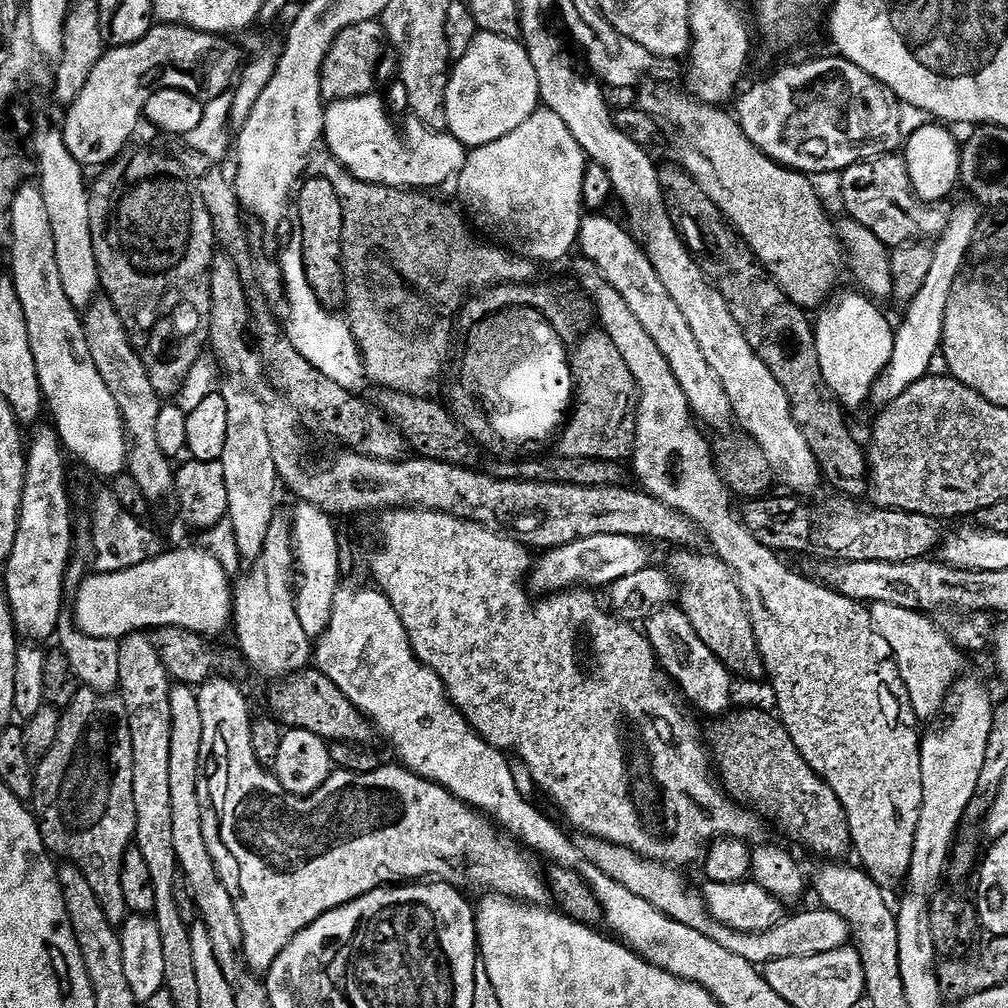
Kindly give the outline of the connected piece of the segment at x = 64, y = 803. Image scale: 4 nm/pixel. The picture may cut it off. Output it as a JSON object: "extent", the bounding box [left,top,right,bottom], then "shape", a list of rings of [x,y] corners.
{"extent":[34,687,136,925],"shape":[[[81,687],[74,702],[63,709],[58,742],[34,771],[34,804],[45,844],[53,853],[65,852],[85,871],[108,921],[123,925],[130,913],[122,894],[122,862],[136,835],[134,750],[123,695]]]}

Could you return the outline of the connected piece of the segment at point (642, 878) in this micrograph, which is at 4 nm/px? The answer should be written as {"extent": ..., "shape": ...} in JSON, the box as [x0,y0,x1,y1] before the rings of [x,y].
{"extent":[578,834,850,966],"shape":[[[591,834],[581,835],[578,840],[578,845],[587,856],[588,860],[596,863],[610,878],[621,883],[622,886],[628,887],[639,898],[644,898],[646,902],[656,907],[664,915],[670,919],[684,923],[686,926],[693,927],[694,930],[700,931],[706,937],[718,942],[720,946],[724,946],[726,950],[733,951],[734,954],[742,958],[746,958],[748,962],[757,966],[767,966],[771,960],[778,958],[786,958],[790,956],[813,956],[814,954],[822,954],[830,950],[843,948],[849,943],[848,928],[850,932],[850,924],[845,917],[841,916],[838,912],[832,912],[829,908],[823,906],[815,906],[809,912],[796,912],[793,914],[785,915],[783,920],[774,925],[770,930],[765,932],[739,932],[734,928],[729,928],[723,921],[716,919],[711,912],[708,911],[708,904],[704,901],[701,889],[688,888],[688,880],[683,876],[679,867],[671,864],[663,864],[661,860],[649,860],[640,855],[632,848],[625,848],[622,844],[614,844],[611,840],[602,840]]]}

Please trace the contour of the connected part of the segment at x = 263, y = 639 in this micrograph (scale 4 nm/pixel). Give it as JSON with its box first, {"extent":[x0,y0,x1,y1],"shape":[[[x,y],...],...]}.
{"extent":[234,514,314,678],"shape":[[[277,514],[272,517],[272,525],[266,534],[266,542],[262,554],[251,565],[252,573],[241,584],[234,588],[234,628],[240,639],[240,648],[244,656],[266,676],[283,678],[291,673],[309,667],[314,656],[313,641],[302,630],[302,622],[298,622],[296,609],[296,589],[294,587],[294,557],[292,540],[292,520],[286,515]]]}

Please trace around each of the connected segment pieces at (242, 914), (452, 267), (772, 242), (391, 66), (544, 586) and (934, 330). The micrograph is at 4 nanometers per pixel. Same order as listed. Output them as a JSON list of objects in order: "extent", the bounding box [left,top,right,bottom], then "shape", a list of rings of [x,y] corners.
[{"extent":[201,676,536,974],"shape":[[[218,676],[211,677],[201,685],[208,690],[208,700],[204,704],[212,704],[212,692],[228,692],[224,700],[236,700],[236,704],[228,704],[228,708],[236,708],[236,720],[224,720],[220,716],[219,739],[224,739],[223,751],[228,754],[232,763],[232,788],[228,788],[228,812],[224,812],[224,838],[225,843],[234,850],[238,860],[244,864],[242,866],[242,888],[236,890],[233,896],[246,896],[248,902],[240,902],[236,907],[238,916],[242,922],[242,932],[244,938],[244,959],[251,971],[257,974],[266,974],[274,966],[278,954],[286,950],[286,946],[306,926],[310,926],[322,914],[334,910],[343,904],[349,904],[352,900],[357,900],[359,896],[365,896],[367,892],[372,892],[375,888],[395,885],[397,882],[416,882],[421,878],[443,878],[448,882],[460,882],[456,880],[469,880],[470,883],[485,884],[485,889],[495,890],[517,898],[528,898],[532,892],[532,880],[536,872],[532,869],[533,853],[524,844],[517,842],[511,835],[505,834],[491,819],[485,818],[477,809],[469,807],[458,797],[452,795],[447,789],[431,780],[421,779],[404,766],[398,768],[387,768],[381,766],[373,772],[361,770],[336,770],[332,775],[318,786],[318,790],[309,793],[308,796],[296,796],[276,777],[275,771],[269,770],[258,760],[255,754],[254,744],[251,741],[251,728],[254,720],[253,714],[248,713],[248,700],[246,694],[234,682]]]},{"extent":[315,158,537,393],"shape":[[[335,158],[327,159],[318,161],[315,171],[335,186],[342,202],[342,263],[348,304],[346,319],[363,356],[363,371],[385,389],[423,393],[424,378],[428,383],[434,383],[448,364],[448,355],[452,352],[452,327],[456,320],[458,324],[458,317],[470,296],[468,291],[496,286],[501,282],[531,281],[537,265],[531,259],[523,260],[504,248],[479,244],[472,237],[464,221],[465,213],[459,207],[451,208],[424,190],[360,181]]]},{"extent":[638,78,846,310],"shape":[[[648,78],[639,85],[638,106],[656,117],[665,120],[674,128],[680,128],[679,163],[702,186],[702,190],[722,210],[732,227],[744,237],[754,254],[768,268],[772,279],[784,289],[785,294],[802,309],[816,310],[829,299],[840,280],[840,271],[846,268],[846,248],[842,243],[835,223],[828,221],[824,204],[811,184],[809,177],[792,168],[776,164],[765,152],[760,152],[750,138],[740,129],[740,121],[723,107],[708,104],[699,97],[683,92],[664,80]]]},{"extent":[322,19,398,101],"shape":[[[379,19],[358,22],[346,26],[334,38],[330,46],[330,54],[326,54],[326,62],[322,68],[322,90],[329,101],[343,100],[351,96],[360,96],[366,93],[375,93],[379,84],[395,77],[398,72],[398,60],[394,55],[393,45],[388,38]]]},{"extent":[530,534,650,594],"shape":[[[600,534],[563,544],[562,547],[547,549],[541,555],[543,557],[537,559],[530,574],[531,587],[540,591],[540,594],[554,594],[581,584],[592,588],[610,586],[618,578],[649,567],[650,552],[646,545],[648,544],[637,536]]]},{"extent":[871,203,982,406],"shape":[[[957,203],[952,209],[949,225],[934,244],[934,266],[930,266],[930,274],[920,292],[915,293],[912,305],[904,316],[904,325],[895,329],[896,341],[894,354],[886,366],[886,370],[876,380],[872,387],[871,399],[877,400],[880,406],[887,406],[901,396],[914,382],[933,371],[932,363],[941,351],[944,343],[944,319],[946,306],[950,302],[950,294],[954,290],[956,281],[961,279],[964,263],[968,260],[968,251],[972,248],[972,239],[978,236],[978,229],[982,224],[981,205]]]}]

